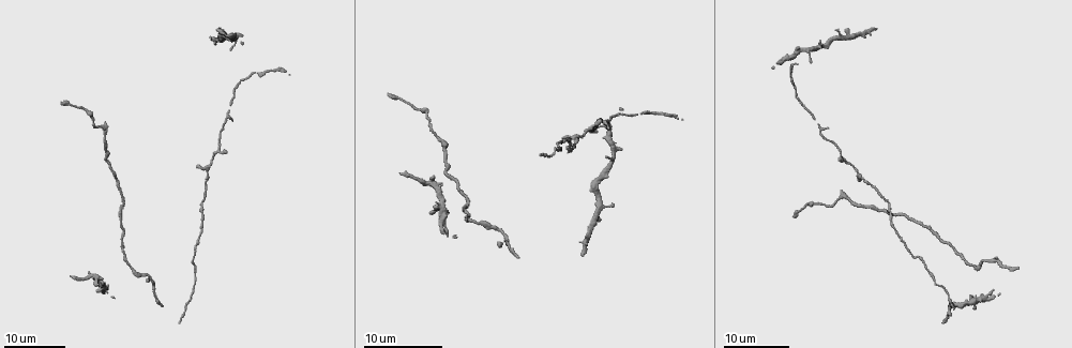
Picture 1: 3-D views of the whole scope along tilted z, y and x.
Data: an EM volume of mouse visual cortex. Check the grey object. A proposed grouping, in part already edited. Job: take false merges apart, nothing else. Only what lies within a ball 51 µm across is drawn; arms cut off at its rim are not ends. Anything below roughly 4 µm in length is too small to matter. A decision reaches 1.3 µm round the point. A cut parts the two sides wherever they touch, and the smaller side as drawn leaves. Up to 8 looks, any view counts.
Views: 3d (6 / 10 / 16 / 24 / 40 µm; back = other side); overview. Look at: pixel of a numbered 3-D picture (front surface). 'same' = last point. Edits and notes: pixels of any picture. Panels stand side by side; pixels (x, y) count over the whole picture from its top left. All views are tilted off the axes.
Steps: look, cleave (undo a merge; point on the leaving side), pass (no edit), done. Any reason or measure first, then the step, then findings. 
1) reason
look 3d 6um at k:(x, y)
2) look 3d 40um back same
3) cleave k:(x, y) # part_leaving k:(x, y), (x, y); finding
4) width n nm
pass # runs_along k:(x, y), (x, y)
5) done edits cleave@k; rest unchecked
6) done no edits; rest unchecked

thick turns thin
look 3d 16um at 1:(203, 227)

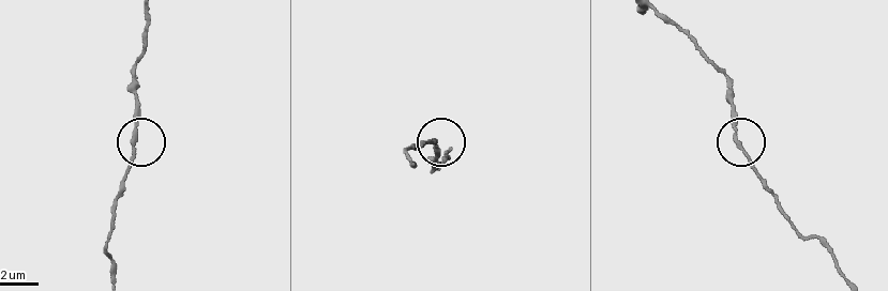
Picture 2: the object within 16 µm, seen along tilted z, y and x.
closer look
look 3d 6um at 2:(740, 145)

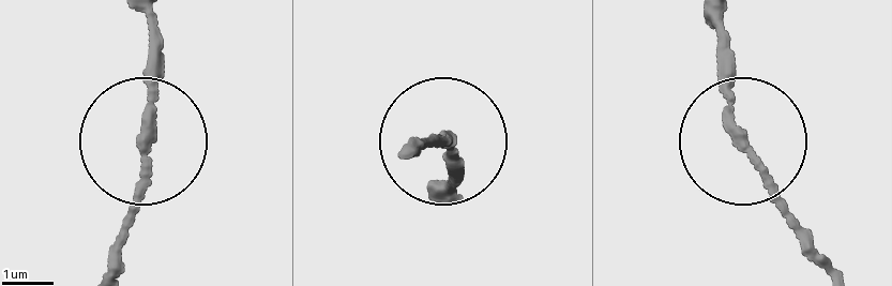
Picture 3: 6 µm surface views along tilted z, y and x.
width 180 nm
pass # runs_along 3:(109, 272), (152, 109), (152, 15); one neuron here

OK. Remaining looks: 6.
calibre changes
look 3d 24um at 1:(841, 154)

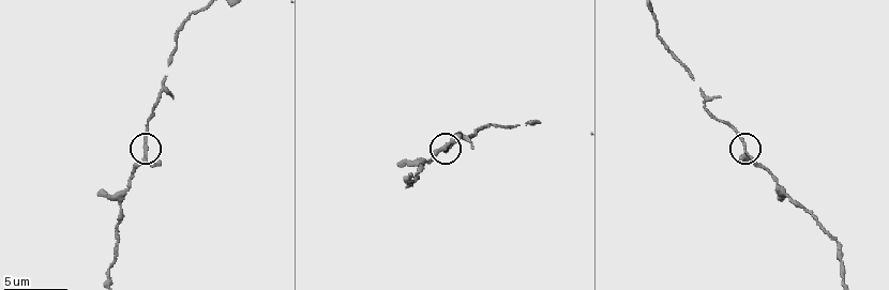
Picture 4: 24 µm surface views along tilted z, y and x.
look 3d 10um at 4:(146, 149)

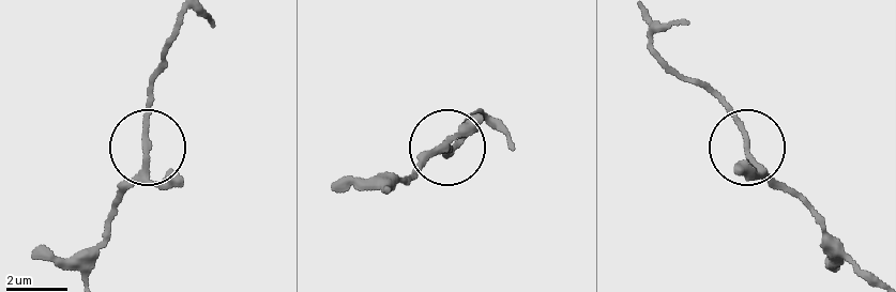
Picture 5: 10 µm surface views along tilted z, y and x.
look 3d 6um at 5:(144, 148)

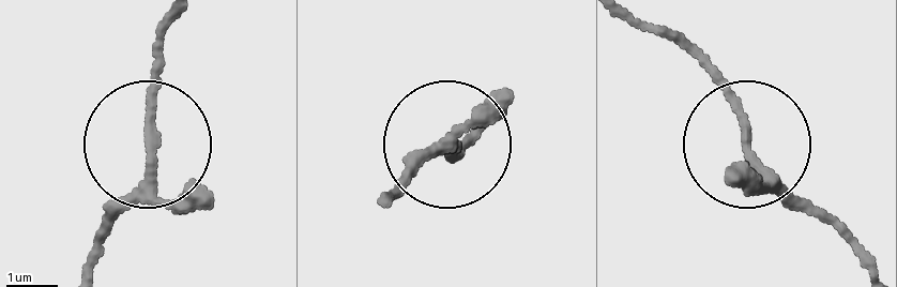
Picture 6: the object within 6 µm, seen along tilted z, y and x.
pass # runs_along 6:(87, 272), (146, 172), (158, 29); one neuron here

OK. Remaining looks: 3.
sudden change in width
look 3d 24um at 1:(98, 126)

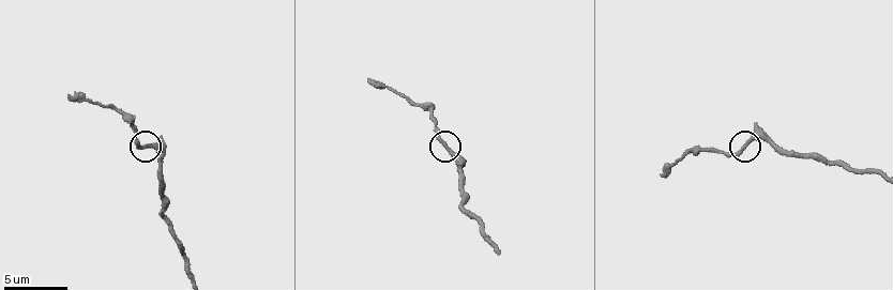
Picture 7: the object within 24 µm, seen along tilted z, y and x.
look 3d 6um at 7:(448, 150)

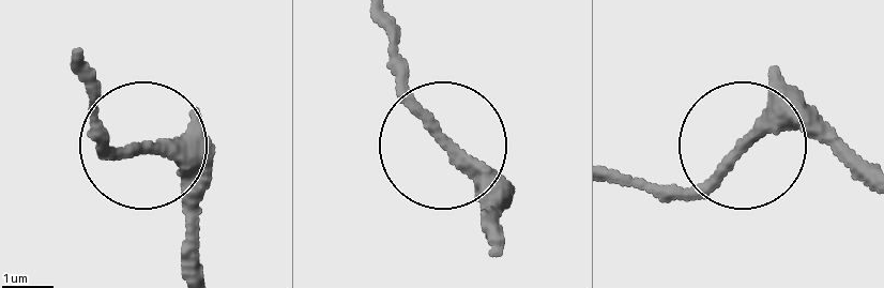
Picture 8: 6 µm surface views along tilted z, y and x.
width 220 nm
pass # runs_along 8:(198, 275), (173, 167), (113, 145), (101, 122); one neuron here

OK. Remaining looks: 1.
done no edits; rest unchecked

